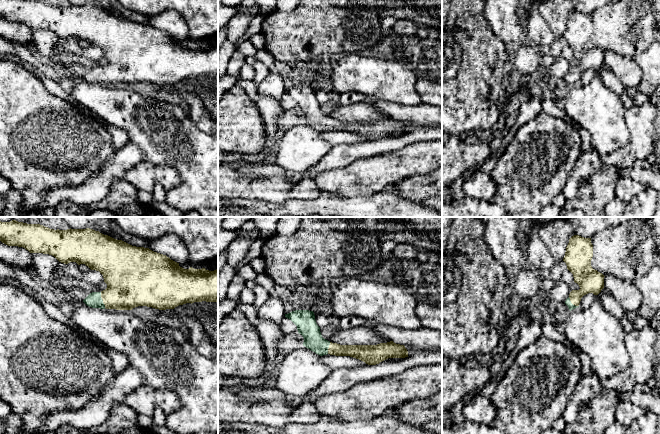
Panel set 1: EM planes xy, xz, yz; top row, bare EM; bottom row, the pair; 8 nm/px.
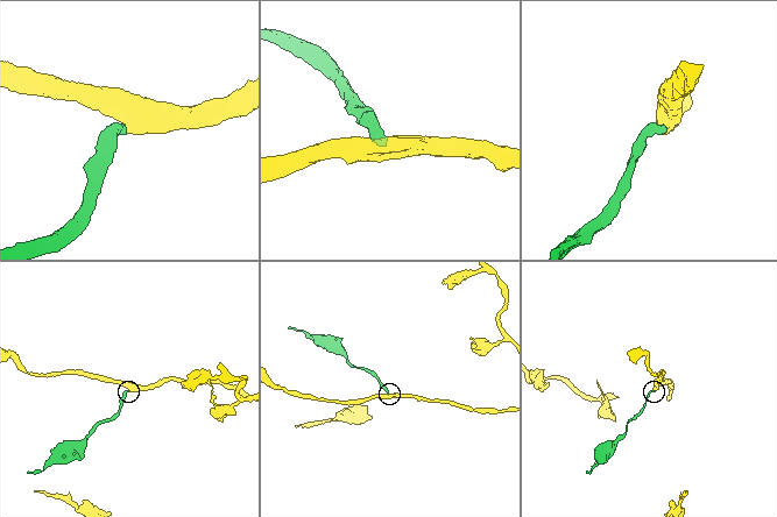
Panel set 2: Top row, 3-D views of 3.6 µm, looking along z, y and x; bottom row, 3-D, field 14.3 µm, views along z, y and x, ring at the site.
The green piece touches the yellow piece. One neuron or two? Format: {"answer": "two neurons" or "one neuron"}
{"answer": "one neuron"}

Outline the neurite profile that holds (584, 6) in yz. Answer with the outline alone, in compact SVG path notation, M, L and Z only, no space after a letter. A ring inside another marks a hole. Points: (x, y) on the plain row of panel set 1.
M573 0L575 11L592 14L596 9L619 0Z

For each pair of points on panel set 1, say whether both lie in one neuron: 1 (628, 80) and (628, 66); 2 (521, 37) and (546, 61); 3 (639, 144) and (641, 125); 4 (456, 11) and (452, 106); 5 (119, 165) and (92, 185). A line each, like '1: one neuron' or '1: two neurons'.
1: one neuron
2: two neurons
3: one neuron
4: one neuron
5: one neuron

